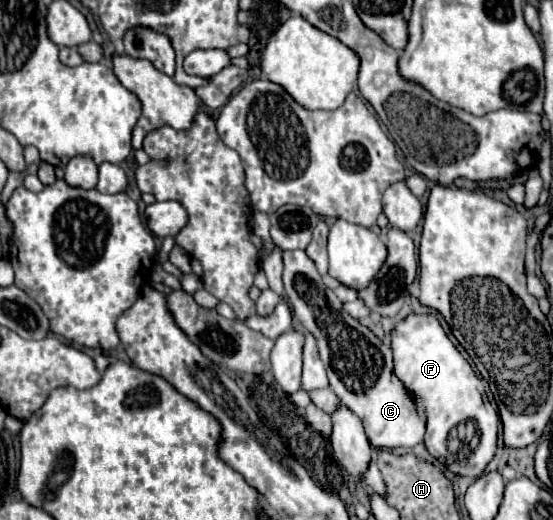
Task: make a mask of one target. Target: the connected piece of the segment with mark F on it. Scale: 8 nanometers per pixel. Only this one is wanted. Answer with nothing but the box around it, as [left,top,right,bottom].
[393,313,500,477]

